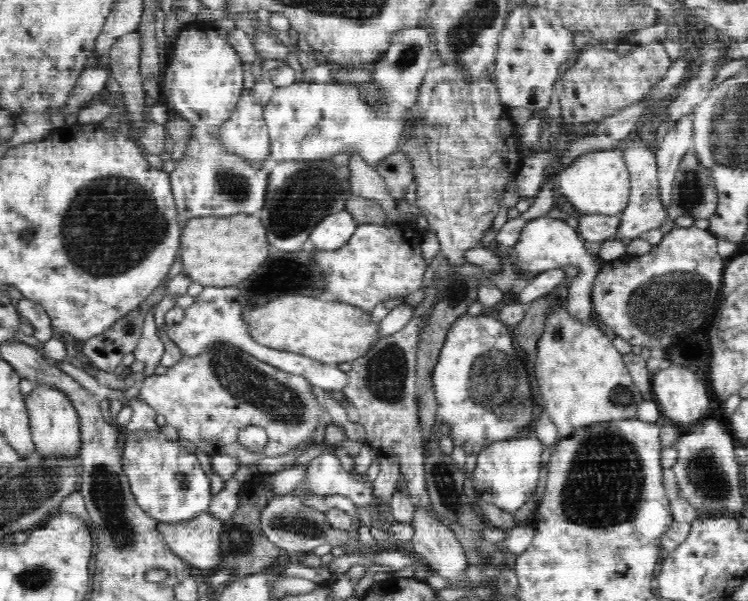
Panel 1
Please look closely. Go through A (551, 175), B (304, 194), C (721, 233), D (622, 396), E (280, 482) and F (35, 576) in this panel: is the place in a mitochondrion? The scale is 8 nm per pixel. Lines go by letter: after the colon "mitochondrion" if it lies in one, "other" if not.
A: other
B: mitochondrion
C: other
D: mitochondrion
E: other
F: mitochondrion

